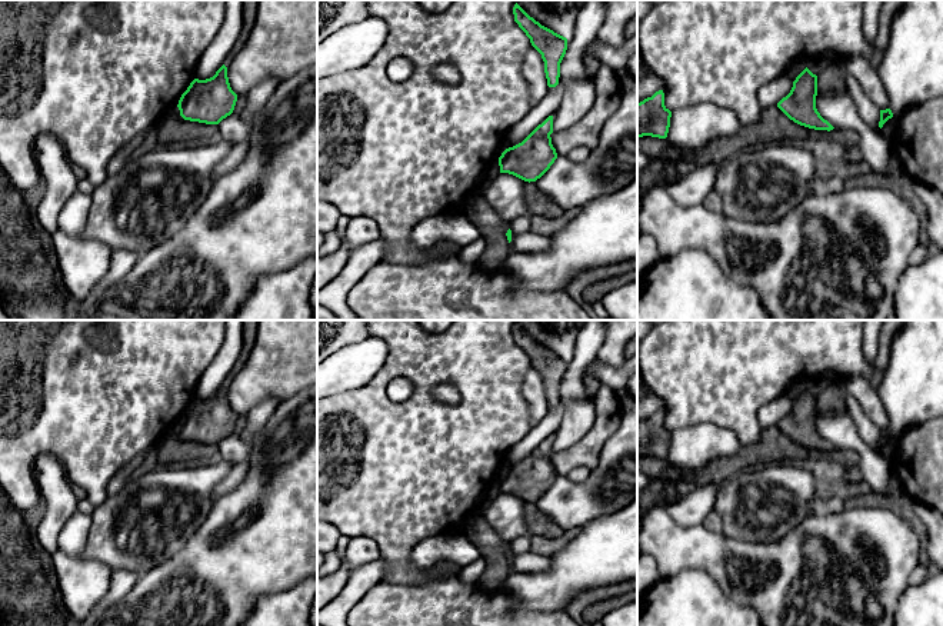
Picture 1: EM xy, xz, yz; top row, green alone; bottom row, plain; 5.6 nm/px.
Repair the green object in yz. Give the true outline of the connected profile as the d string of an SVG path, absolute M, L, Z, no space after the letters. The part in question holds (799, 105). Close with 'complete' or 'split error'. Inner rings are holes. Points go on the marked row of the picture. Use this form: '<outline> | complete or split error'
M806 67L793 81L790 93L777 103L777 107L800 126L830 131L834 127L817 111L816 96L817 76Z | complete

